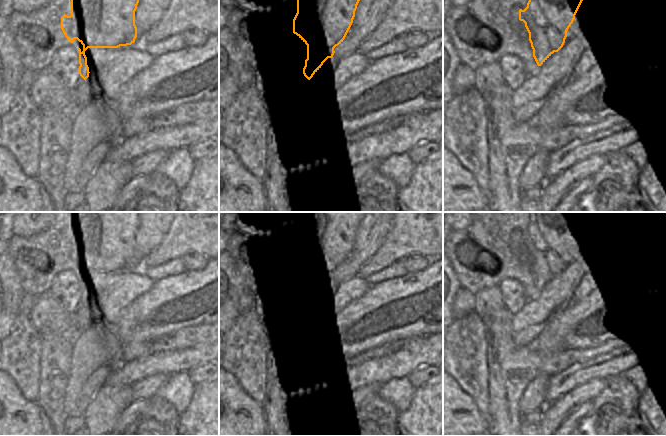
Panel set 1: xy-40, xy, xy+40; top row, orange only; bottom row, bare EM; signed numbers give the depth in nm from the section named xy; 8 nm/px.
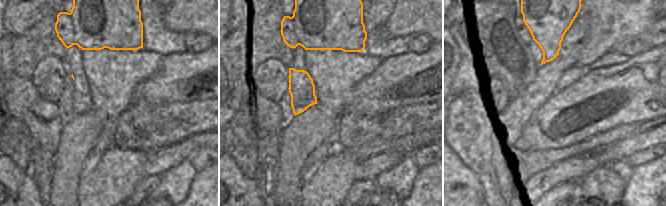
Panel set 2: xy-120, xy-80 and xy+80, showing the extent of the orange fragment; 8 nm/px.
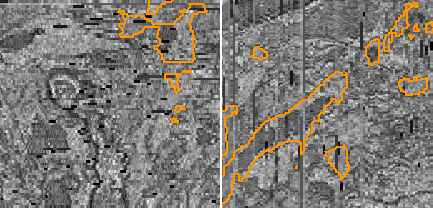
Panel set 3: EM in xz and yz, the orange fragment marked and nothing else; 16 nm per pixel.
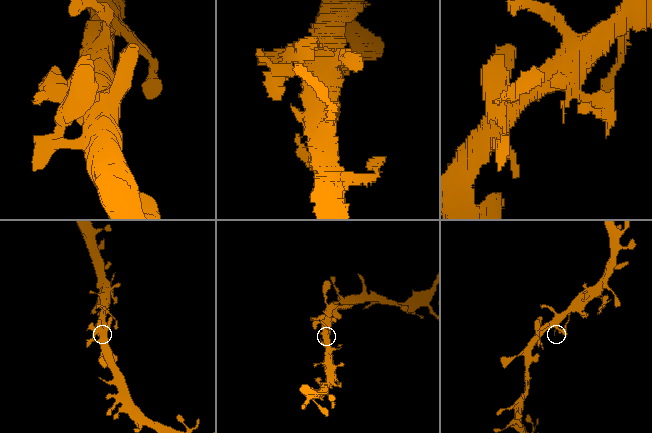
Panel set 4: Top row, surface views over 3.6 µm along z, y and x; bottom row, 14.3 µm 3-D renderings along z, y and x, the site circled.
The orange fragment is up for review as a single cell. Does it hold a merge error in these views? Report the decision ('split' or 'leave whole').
leave whole

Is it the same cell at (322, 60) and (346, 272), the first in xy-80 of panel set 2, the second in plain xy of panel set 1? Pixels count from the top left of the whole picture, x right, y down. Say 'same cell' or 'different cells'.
different cells

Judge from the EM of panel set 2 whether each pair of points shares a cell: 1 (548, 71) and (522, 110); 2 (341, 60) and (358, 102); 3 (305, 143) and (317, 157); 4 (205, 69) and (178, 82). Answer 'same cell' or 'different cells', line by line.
1: same cell
2: different cells
3: different cells
4: same cell

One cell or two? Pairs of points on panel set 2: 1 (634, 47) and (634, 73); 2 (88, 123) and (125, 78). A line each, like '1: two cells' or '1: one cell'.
1: two cells
2: two cells

